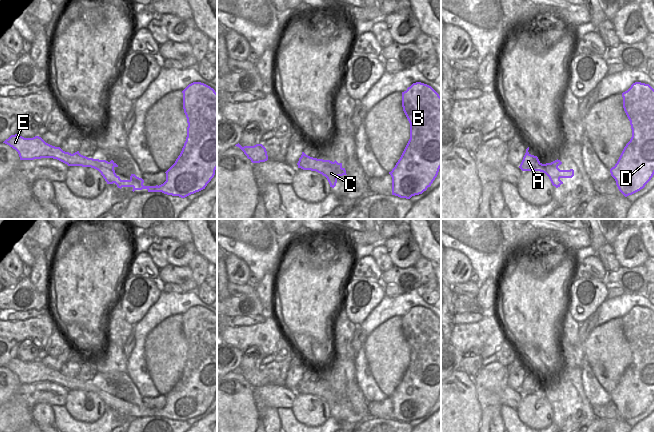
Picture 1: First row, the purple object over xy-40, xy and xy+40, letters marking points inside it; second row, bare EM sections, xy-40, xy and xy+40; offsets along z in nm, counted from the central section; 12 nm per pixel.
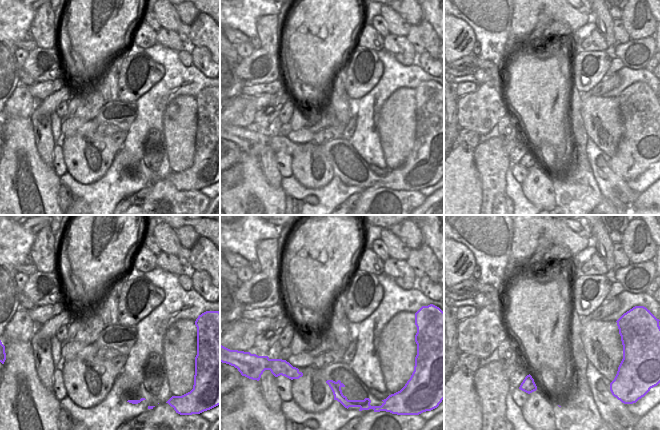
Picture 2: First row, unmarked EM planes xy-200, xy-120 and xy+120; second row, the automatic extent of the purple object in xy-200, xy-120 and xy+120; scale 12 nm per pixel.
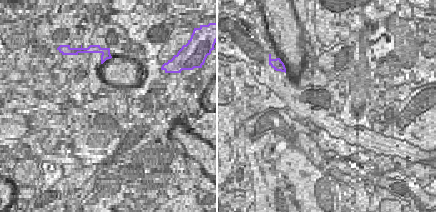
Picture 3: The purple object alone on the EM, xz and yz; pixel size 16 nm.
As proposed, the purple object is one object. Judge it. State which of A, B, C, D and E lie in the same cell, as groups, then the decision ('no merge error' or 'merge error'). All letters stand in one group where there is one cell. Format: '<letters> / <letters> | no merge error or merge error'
A / B C D E | merge error

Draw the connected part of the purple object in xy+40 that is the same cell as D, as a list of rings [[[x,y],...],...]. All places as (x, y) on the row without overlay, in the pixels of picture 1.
[[[635,306],[622,321],[632,361],[610,397],[627,421],[643,413],[654,399],[654,313]]]

